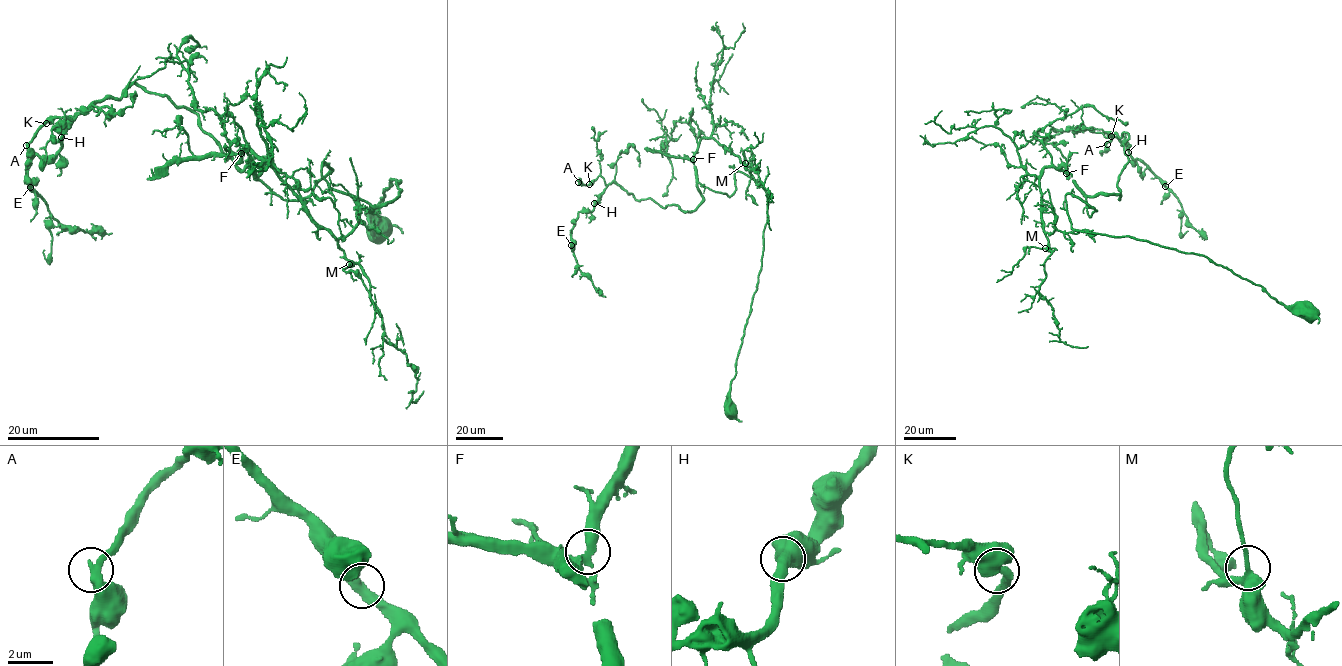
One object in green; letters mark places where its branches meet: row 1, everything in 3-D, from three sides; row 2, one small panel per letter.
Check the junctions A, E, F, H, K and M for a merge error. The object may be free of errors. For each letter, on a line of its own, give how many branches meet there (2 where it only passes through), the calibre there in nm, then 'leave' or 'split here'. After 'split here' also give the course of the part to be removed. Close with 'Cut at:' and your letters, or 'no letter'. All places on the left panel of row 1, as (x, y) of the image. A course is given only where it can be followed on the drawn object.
A: branches 2; calibre 380 nm; leave
E: branches 2; calibre 480 nm; leave
F: branches 2; calibre 400 nm; leave
H: branches 2; calibre 440 nm; leave
K: branches 2; calibre 340 nm; leave
M: branches 2; calibre 360 nm; leave
Cut at: no letter

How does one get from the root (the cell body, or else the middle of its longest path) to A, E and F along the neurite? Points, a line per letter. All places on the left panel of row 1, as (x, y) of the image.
A: (375, 230), (399, 181), (371, 206), (324, 161), (283, 199), (270, 160), (241, 169), (133, 82), (26, 145)
E: (375, 230), (399, 181), (371, 206), (324, 161), (283, 199), (133, 82), (30, 187)
F: (375, 230), (399, 181), (371, 206), (329, 186), (324, 161), (312, 192), (288, 200), (241, 153)

